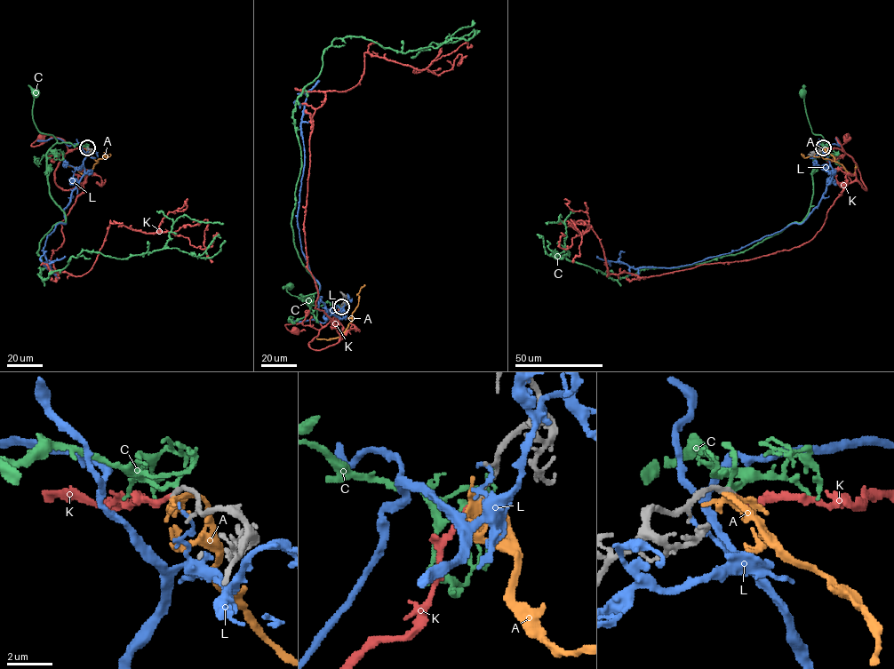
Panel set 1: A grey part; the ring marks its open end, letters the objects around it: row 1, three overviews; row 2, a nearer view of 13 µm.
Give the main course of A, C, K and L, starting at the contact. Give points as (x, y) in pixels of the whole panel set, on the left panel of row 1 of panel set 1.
A: (87, 147), (98, 162), (86, 175), (74, 167), (62, 164)
C: (87, 147), (56, 142), (52, 135), (39, 131), (32, 115), (34, 93)
K: (87, 147), (68, 149), (63, 139), (52, 137), (32, 146), (40, 138)
L: (88, 149), (84, 175), (64, 209), (65, 223), (55, 226), (43, 249), (47, 268), (65, 256)

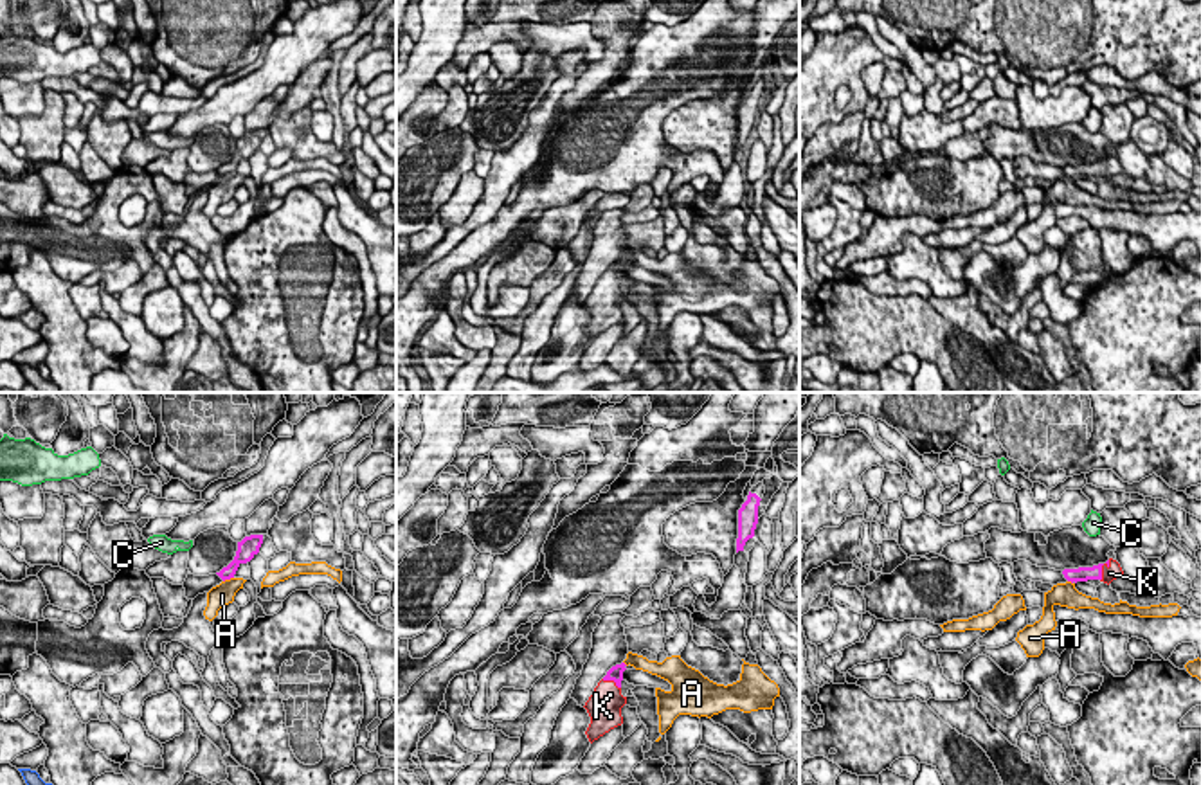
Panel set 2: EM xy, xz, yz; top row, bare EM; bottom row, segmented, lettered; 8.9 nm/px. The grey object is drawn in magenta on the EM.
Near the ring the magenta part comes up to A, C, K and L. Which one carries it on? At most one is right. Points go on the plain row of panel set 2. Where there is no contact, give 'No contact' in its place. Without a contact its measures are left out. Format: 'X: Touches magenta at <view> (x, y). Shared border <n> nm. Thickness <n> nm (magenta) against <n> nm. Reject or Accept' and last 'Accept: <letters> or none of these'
A: Touches magenta at xy (227, 175). Shared border 110 nm. Thickness 130 nm (magenta) against 200 nm. Reject
C: No contact. Reject
K: Touches magenta at yz (1101, 166). Shared border 200 nm. Thickness 130 nm (magenta) against 140 nm. Accept
L: No contact. Reject
Accept: K

